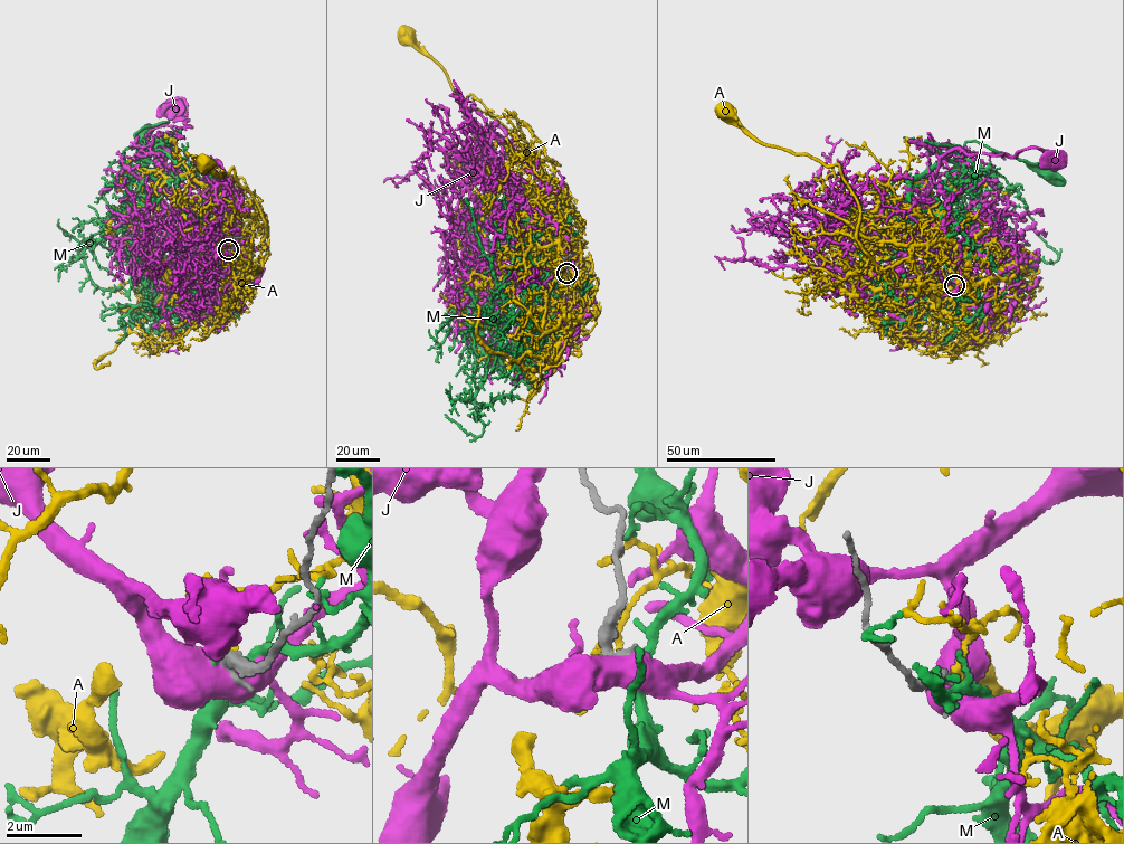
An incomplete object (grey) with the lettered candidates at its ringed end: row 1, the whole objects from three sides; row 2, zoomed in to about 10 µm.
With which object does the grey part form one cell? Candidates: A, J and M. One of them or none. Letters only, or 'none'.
none

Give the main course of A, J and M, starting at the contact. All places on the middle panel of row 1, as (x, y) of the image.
A: (567, 272), (575, 253), (553, 193), (552, 163), (483, 130), (445, 70), (407, 34)
J: (567, 272), (548, 287), (515, 246), (474, 246), (494, 262), (496, 299), (503, 309), (499, 342), (514, 347)
M: (567, 272), (569, 284), (527, 295), (504, 318), (478, 328), (447, 286), (483, 293), (491, 358)

